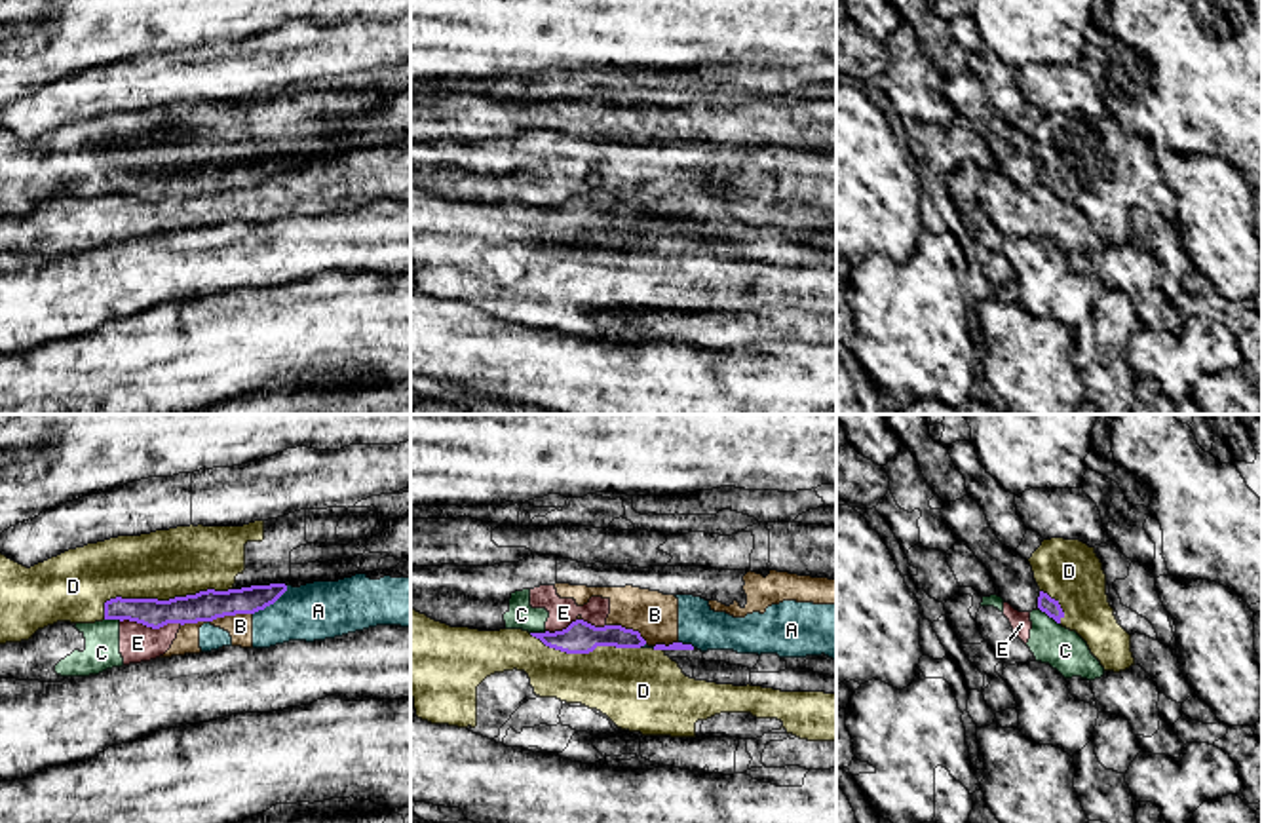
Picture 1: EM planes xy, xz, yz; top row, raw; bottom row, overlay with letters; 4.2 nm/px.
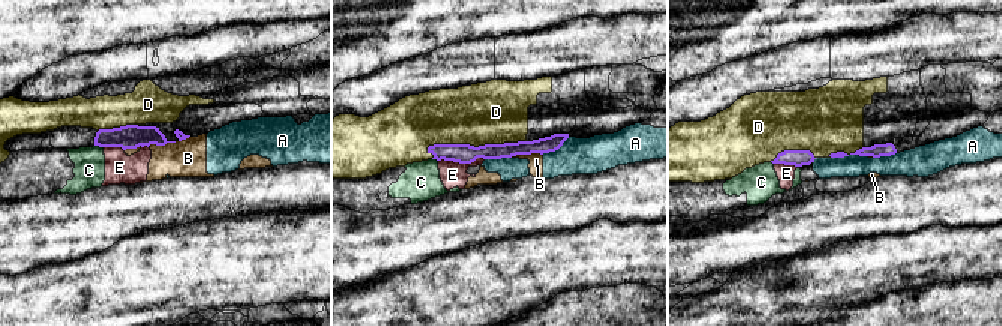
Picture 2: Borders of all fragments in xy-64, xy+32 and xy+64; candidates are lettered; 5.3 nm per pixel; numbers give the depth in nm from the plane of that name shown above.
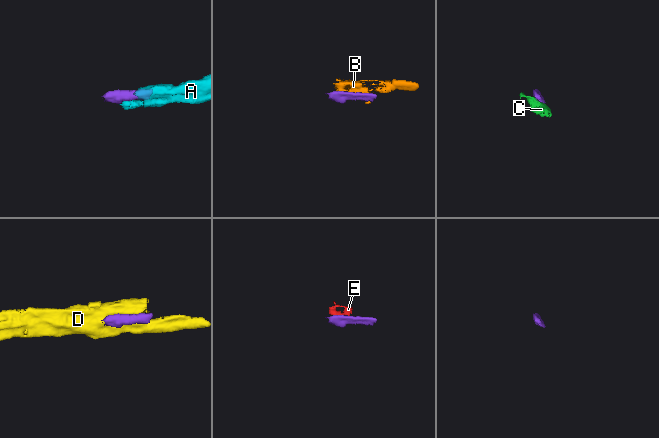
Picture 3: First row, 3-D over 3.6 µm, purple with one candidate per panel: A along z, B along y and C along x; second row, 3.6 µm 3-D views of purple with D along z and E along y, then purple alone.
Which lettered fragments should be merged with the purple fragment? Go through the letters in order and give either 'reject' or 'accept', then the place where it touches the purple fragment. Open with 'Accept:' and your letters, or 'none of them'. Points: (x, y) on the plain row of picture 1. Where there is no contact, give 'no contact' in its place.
Accept: D
A: reject | xy (270, 177)
B: reject | xz (628, 204)
C: reject | yz (1050, 191)
D: accept | xy (160, 175)
E: reject | xy (151, 200)

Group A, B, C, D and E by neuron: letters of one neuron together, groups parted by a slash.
A B C E / D

